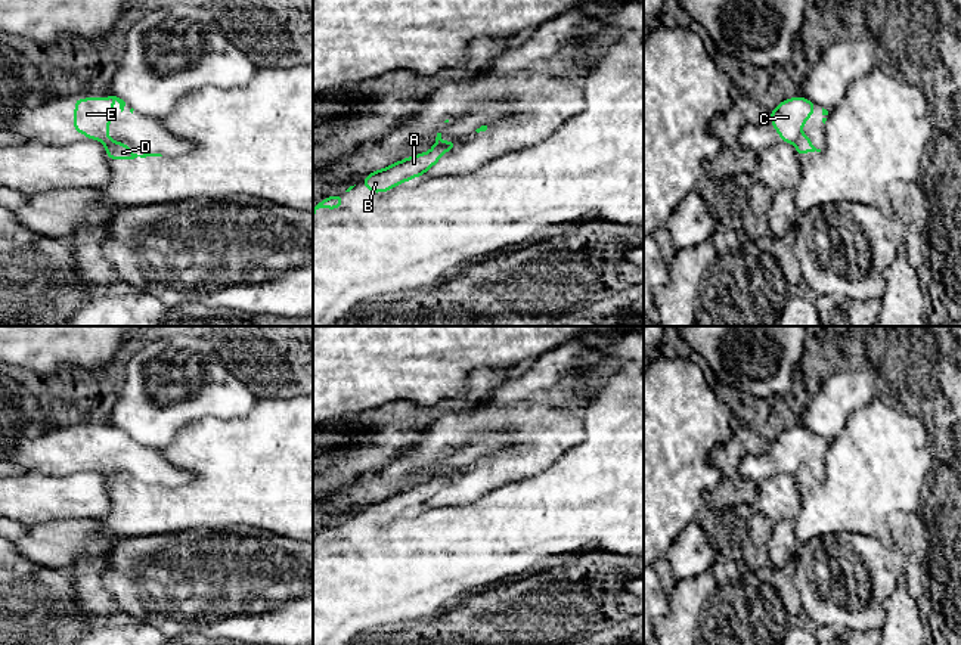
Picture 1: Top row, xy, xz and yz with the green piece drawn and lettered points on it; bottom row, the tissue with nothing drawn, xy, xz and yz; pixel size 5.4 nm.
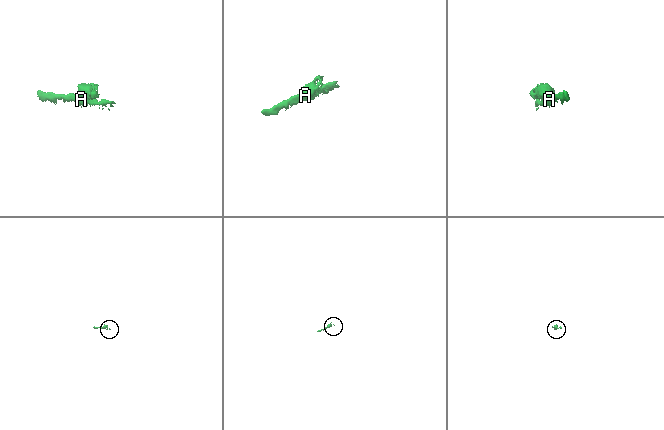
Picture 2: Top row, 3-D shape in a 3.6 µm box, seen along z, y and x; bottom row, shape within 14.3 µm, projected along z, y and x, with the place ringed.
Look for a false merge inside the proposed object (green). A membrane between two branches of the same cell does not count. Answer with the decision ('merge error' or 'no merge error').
merge error

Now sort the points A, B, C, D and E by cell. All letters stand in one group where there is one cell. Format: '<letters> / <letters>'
A B D / C E

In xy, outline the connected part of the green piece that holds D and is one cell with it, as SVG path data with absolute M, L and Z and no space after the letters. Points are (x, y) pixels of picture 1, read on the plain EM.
M100 471L100 474L103 475L109 491L112 491L112 490L134 490L137 487L140 487L140 489L162 487L161 484L137 486L124 472Z

